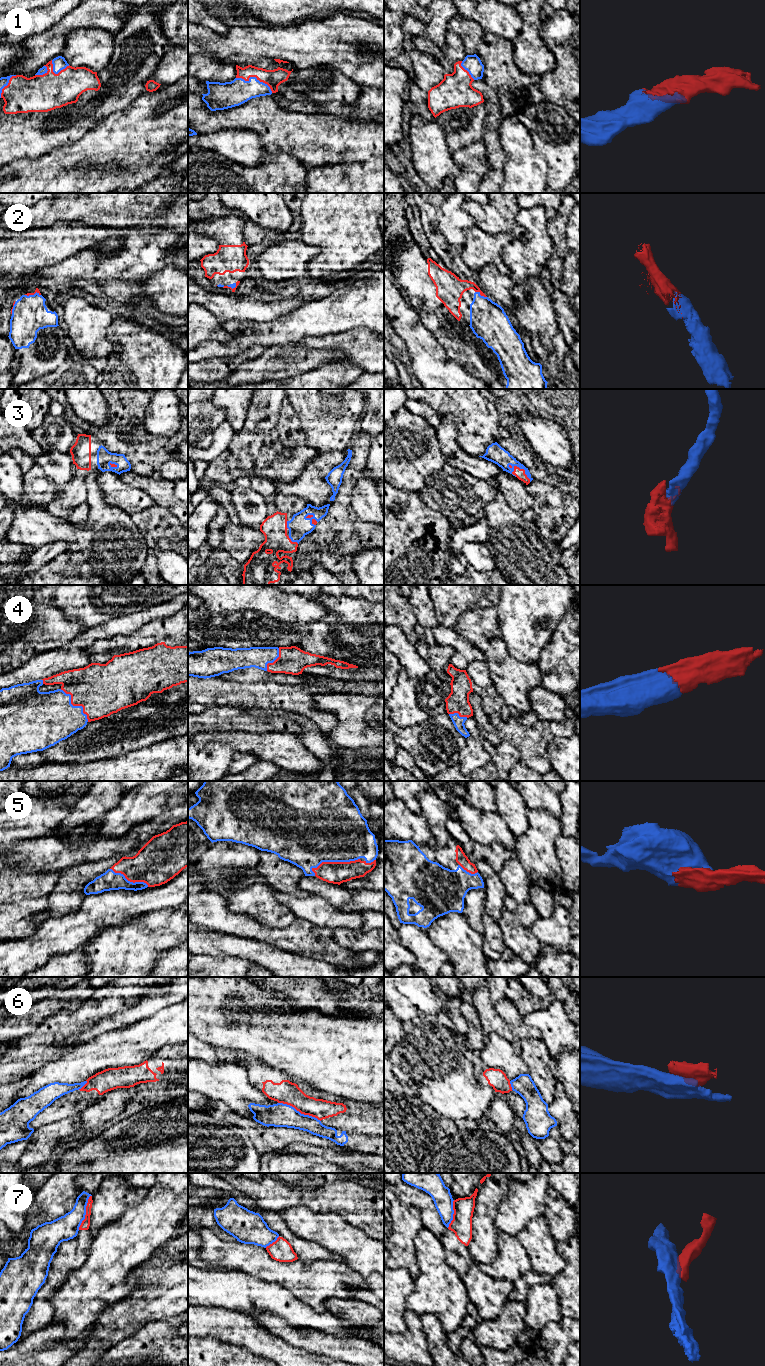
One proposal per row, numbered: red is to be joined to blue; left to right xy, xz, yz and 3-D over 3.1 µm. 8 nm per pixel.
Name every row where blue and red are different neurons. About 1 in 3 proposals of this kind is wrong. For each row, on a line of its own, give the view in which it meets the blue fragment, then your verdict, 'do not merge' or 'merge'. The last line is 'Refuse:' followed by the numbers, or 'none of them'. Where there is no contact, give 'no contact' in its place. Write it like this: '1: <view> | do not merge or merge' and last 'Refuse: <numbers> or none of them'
1: xz | merge
2: yz | merge
3: yz | merge
4: xy | merge
5: xz | merge
6: xz | do not merge
7: xy | do not merge
Refuse: 6, 7

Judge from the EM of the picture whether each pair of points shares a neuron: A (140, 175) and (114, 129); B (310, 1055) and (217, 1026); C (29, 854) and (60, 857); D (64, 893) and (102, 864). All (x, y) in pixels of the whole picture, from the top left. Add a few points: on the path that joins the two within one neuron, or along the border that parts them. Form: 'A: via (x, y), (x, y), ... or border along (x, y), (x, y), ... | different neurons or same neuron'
A: via (140, 164), (140, 155), (125, 140) | same neuron
B: via (287, 1040), (265, 1030), (240, 1030) | same neuron
C: via (37, 854), (52, 854) | same neuron
D: via (73, 884), (86, 871), (93, 869) | same neuron

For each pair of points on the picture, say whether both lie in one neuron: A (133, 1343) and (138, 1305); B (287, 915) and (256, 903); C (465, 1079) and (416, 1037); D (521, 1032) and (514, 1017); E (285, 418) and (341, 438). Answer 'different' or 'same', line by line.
A: different
B: same
C: same
D: same
E: different

